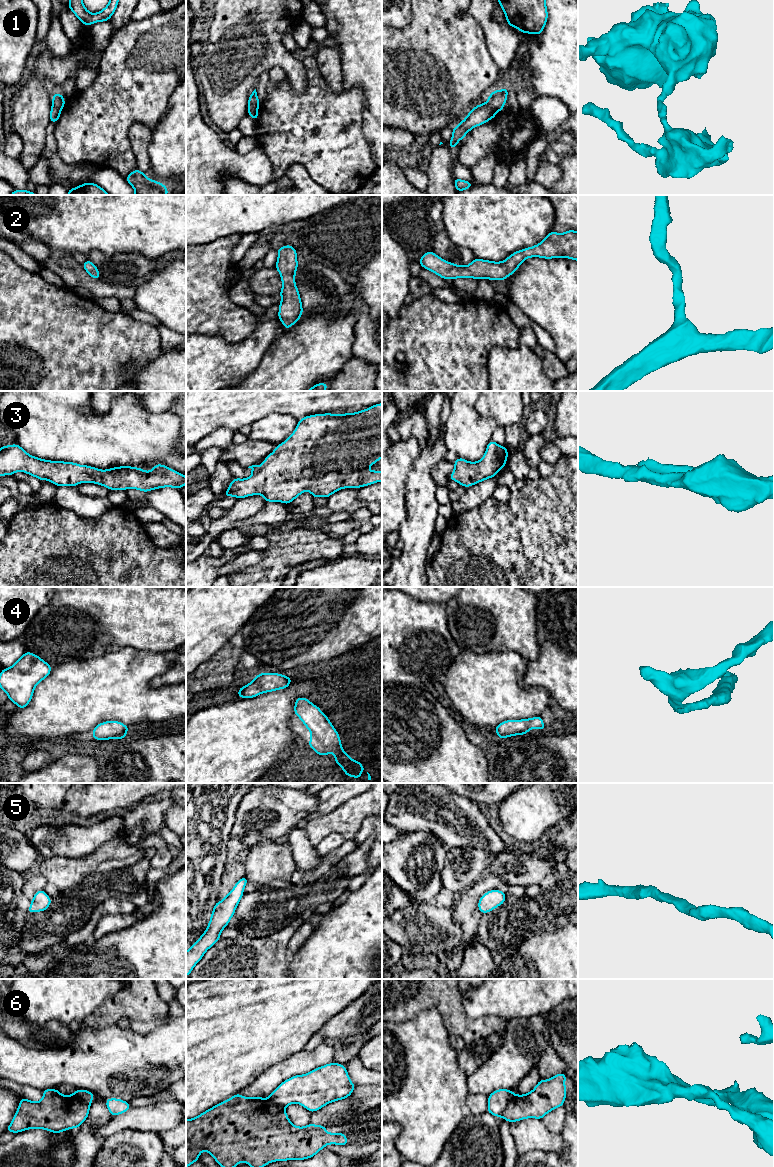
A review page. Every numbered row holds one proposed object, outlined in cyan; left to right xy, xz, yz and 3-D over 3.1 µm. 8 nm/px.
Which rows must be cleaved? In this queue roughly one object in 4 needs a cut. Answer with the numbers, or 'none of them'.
1, 6

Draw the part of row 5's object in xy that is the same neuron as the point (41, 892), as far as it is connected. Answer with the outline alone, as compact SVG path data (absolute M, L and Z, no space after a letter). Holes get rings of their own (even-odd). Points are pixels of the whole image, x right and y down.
M44 890L35 893L27 913L45 911L51 905L51 897L47 896Z

